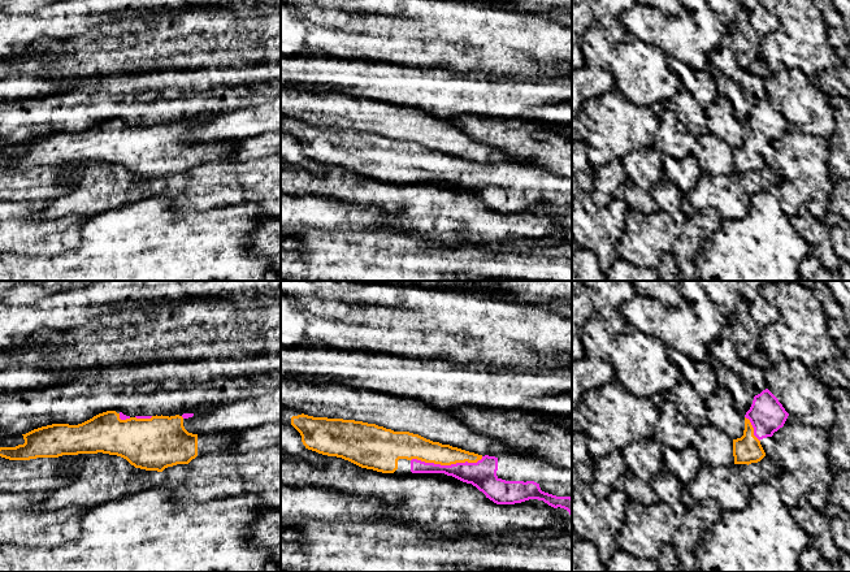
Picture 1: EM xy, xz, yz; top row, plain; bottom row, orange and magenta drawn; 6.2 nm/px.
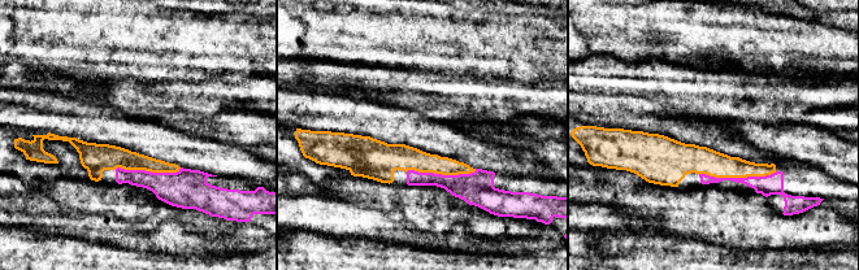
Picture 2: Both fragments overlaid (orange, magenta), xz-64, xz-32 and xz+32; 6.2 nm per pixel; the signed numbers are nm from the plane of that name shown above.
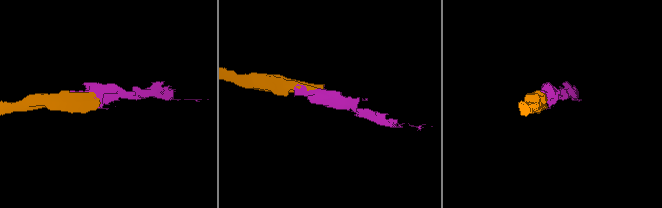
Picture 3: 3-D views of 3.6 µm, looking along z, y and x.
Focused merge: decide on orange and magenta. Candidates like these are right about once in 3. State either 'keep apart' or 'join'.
join

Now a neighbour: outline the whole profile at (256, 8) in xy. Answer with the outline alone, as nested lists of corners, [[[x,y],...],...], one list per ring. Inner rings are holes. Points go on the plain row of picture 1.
[[[62,0],[53,1],[38,13],[10,16],[0,9],[0,79],[13,74],[9,60],[22,57],[39,57],[43,55],[43,46],[51,40],[69,40],[87,31],[101,26],[110,26],[114,21],[123,21],[129,17],[142,17],[147,13],[173,13],[191,6],[229,8],[237,17],[263,16],[269,9],[281,10],[281,0]]]

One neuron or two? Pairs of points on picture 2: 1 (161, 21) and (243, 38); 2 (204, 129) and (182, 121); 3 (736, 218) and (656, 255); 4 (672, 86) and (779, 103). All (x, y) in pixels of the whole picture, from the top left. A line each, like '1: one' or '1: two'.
1: one
2: one
3: two
4: one

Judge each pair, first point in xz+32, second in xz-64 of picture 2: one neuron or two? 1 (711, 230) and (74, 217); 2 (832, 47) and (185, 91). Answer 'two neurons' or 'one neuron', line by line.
1: two neurons
2: two neurons

